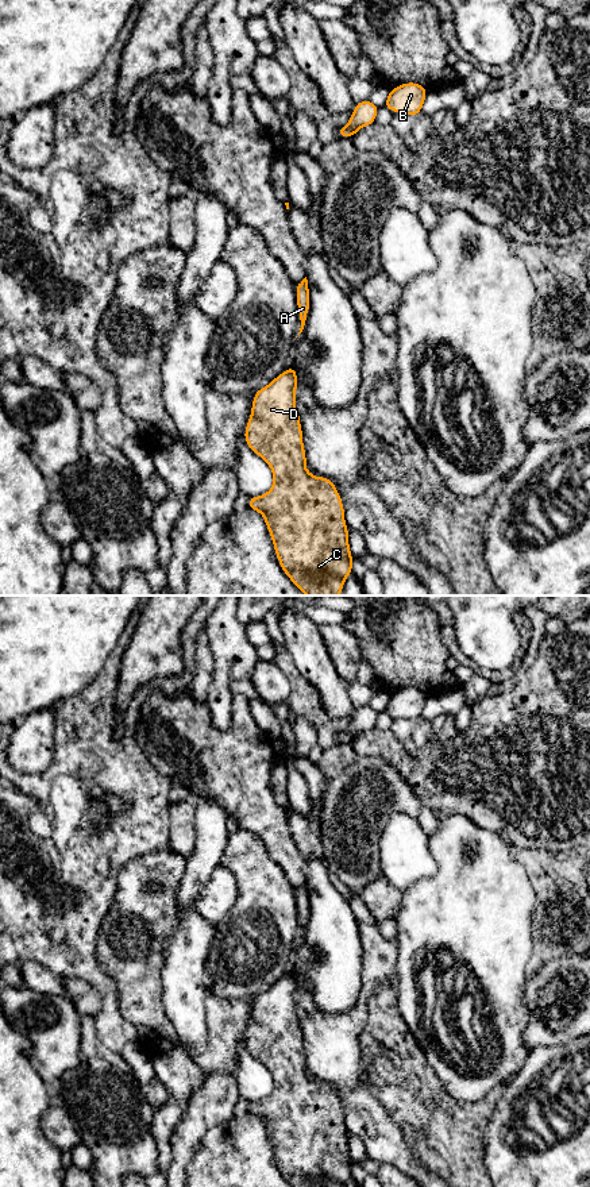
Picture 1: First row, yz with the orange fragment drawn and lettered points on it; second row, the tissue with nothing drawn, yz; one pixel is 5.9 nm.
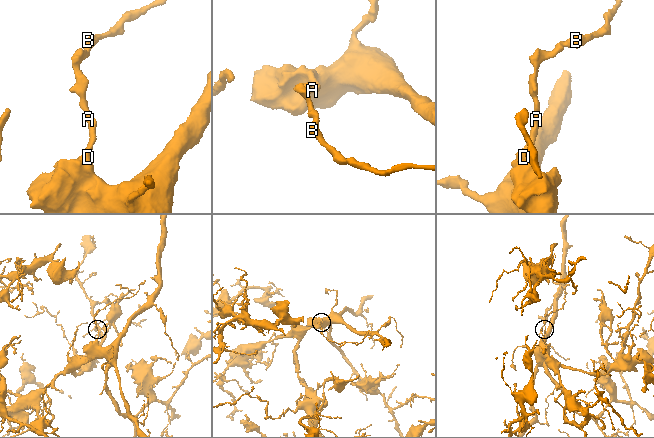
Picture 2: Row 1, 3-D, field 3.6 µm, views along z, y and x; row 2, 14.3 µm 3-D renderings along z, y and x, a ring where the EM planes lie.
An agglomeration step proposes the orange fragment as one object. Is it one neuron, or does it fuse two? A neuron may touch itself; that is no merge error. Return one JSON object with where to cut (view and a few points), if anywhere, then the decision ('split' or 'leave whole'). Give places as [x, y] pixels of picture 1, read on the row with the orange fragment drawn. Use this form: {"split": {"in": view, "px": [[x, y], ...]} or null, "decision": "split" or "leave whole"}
{"split": null, "decision": "leave whole"}

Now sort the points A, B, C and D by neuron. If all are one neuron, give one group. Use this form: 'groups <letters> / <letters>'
groups A B C D

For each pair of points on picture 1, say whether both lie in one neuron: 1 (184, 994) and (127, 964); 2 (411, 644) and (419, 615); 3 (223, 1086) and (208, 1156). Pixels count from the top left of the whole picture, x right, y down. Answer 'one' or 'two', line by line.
1: two
2: one
3: two

